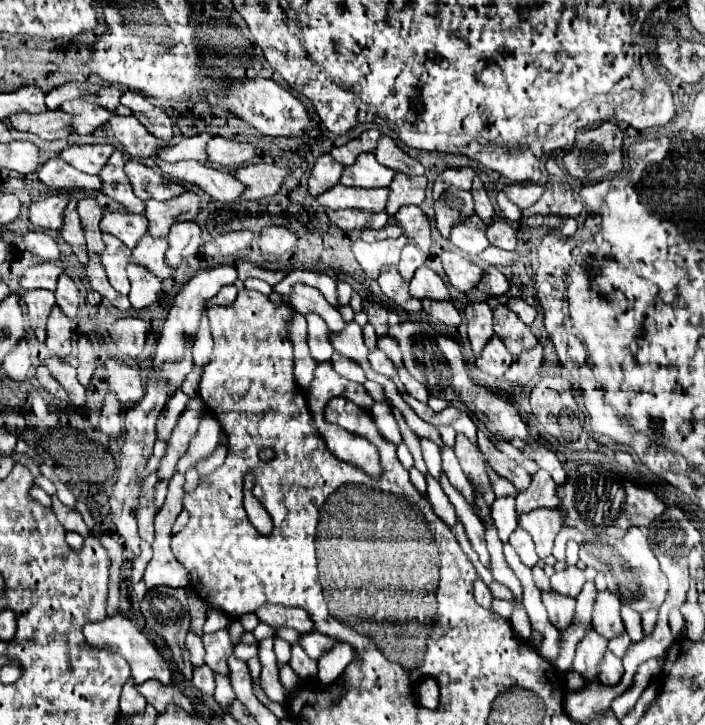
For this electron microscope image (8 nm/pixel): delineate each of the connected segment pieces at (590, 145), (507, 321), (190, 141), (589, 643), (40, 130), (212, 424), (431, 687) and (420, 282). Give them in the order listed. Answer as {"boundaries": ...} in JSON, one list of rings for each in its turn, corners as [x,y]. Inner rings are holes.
{"boundaries":[[[[607,121],[595,129],[583,131],[577,135],[575,145],[569,149],[569,153],[563,157],[563,165],[569,171],[571,177],[583,181],[583,183],[599,183],[623,169],[623,133],[621,129]],[[619,145],[619,147],[613,147]]],[[[493,297],[487,299],[487,303],[493,309],[493,323],[497,337],[501,335],[501,341],[511,353],[521,353],[525,349],[531,349],[537,343],[537,337],[531,333],[531,329],[505,305],[497,303]]],[[[207,133],[187,137],[177,145],[157,149],[157,157],[163,159],[163,161],[169,161],[169,163],[177,163],[177,161],[183,161],[183,159],[195,159],[195,161],[205,163],[207,161],[205,147],[207,147],[209,139],[211,139],[211,135],[207,135]]],[[[589,629],[587,635],[581,639],[581,643],[577,645],[577,653],[575,653],[575,661],[573,661],[573,669],[583,673],[583,677],[595,679],[597,675],[597,665],[601,661],[601,657],[607,651],[607,639],[597,635],[597,631]]],[[[45,111],[37,115],[17,113],[9,119],[11,127],[17,131],[27,131],[39,135],[43,141],[57,141],[69,137],[69,115],[63,111]]],[[[205,415],[199,423],[199,429],[193,437],[193,441],[189,443],[189,449],[185,451],[185,455],[179,459],[177,463],[177,471],[185,473],[189,467],[195,467],[197,461],[205,459],[207,455],[213,453],[213,449],[219,443],[219,435],[221,435],[221,425],[213,415]]],[[[425,677],[423,681],[419,681],[415,687],[415,697],[417,697],[419,705],[429,707],[429,709],[437,709],[437,703],[439,703],[437,681],[431,677]]],[[[419,267],[411,279],[411,295],[415,299],[449,299],[449,289],[445,281],[429,267]]]]}

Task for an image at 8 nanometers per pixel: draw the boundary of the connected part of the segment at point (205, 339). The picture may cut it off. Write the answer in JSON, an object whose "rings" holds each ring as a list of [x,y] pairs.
{"rings":[[[204,312],[192,346],[194,364],[204,367],[210,361],[213,348],[214,341],[210,333],[209,320]]]}

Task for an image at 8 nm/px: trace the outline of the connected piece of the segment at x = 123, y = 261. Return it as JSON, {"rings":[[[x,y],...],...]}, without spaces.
{"rings":[[[109,233],[103,235],[103,243],[105,243],[105,251],[99,257],[101,257],[103,269],[109,277],[109,283],[113,285],[113,289],[127,295],[129,293],[129,279],[125,275],[125,267],[131,259],[131,249],[125,247],[117,237],[113,237]]]}

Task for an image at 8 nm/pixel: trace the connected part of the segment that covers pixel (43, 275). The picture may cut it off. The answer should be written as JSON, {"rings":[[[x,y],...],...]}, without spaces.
{"rings":[[[39,263],[39,265],[33,265],[21,277],[21,289],[23,291],[33,291],[33,289],[49,289],[49,291],[55,291],[59,273],[61,273],[61,267],[55,265],[55,263]]]}

